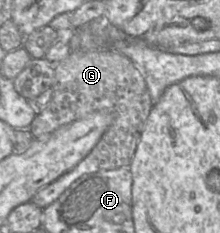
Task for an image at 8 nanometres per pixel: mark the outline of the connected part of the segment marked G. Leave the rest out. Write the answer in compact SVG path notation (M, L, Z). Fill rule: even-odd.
M106 48L72 50L66 59L54 66L54 70L51 100L36 114L29 127L34 139L49 135L64 125L100 110L110 111L113 114L113 122L84 159L35 194L31 202L41 209L57 200L74 181L86 174L129 167L152 108L150 93L142 74L133 62L121 53Z

